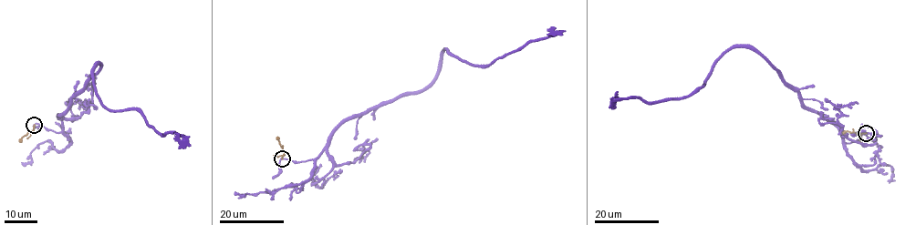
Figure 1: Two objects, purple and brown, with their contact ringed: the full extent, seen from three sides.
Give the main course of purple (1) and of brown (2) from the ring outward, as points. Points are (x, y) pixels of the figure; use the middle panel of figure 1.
1: (282, 158), (314, 159), (346, 120), (416, 93), (431, 82), (446, 49), (484, 67), (557, 31), (546, 35)
2: (282, 158), (284, 152), (276, 138)

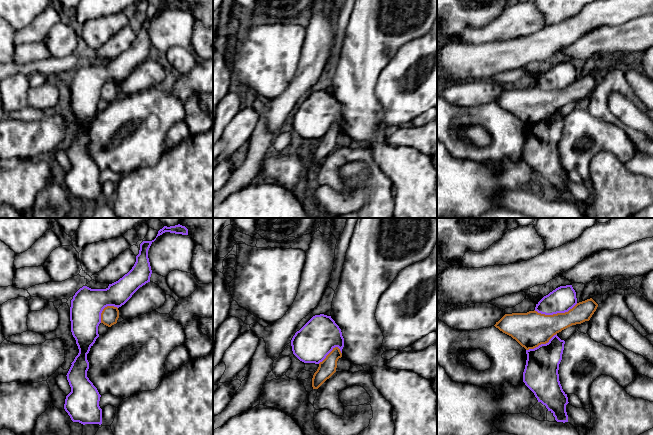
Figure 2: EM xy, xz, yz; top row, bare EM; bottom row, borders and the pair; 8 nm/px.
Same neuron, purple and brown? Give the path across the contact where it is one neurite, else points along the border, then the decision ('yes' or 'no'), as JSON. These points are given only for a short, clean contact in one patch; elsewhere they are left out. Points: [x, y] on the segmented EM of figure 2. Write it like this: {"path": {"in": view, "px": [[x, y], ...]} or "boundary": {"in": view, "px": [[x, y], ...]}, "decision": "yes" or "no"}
{"decision": "no"}

